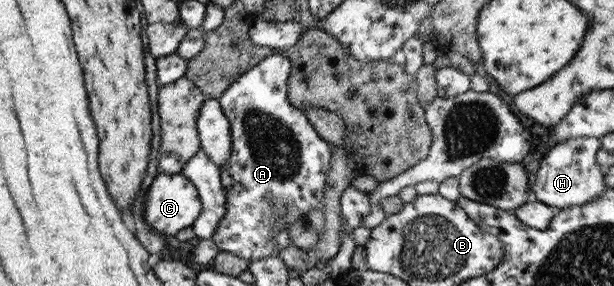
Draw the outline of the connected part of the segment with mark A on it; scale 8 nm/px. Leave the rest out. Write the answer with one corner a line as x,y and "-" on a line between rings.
277,53
265,56
252,68
242,73
237,79
234,79
217,99
226,120
230,123
230,143
232,143
232,146
230,146
230,158
226,158
226,164
219,169
220,186
224,193
224,209
226,209
226,212
222,214
222,218
220,218
220,222
218,222
218,226
216,226
216,230
214,230
211,239
212,242
216,244
219,251
230,252
235,256
246,258
249,261
272,255
274,236
274,234
272,234
272,225
274,225
272,224
272,221
276,219
276,215
280,215
280,210
278,210
280,205
282,205
282,218
280,219
286,221
286,225
290,226
294,221
297,221
302,218
304,214
310,212
312,207
322,207
322,202
324,202
324,198
322,198
322,189
324,189
324,185
326,185
328,163
330,163
330,155
332,155
332,152
330,152
330,145
314,132
314,128
313,126
310,126
310,123
305,117
305,113
300,109
292,107
290,102
286,99
286,78
288,77
289,71
290,63
284,54

